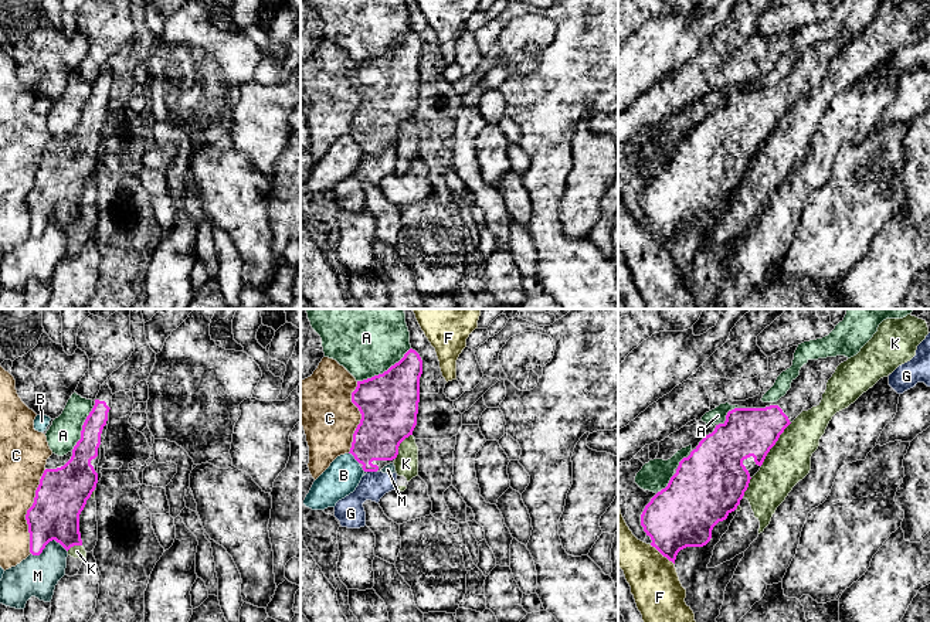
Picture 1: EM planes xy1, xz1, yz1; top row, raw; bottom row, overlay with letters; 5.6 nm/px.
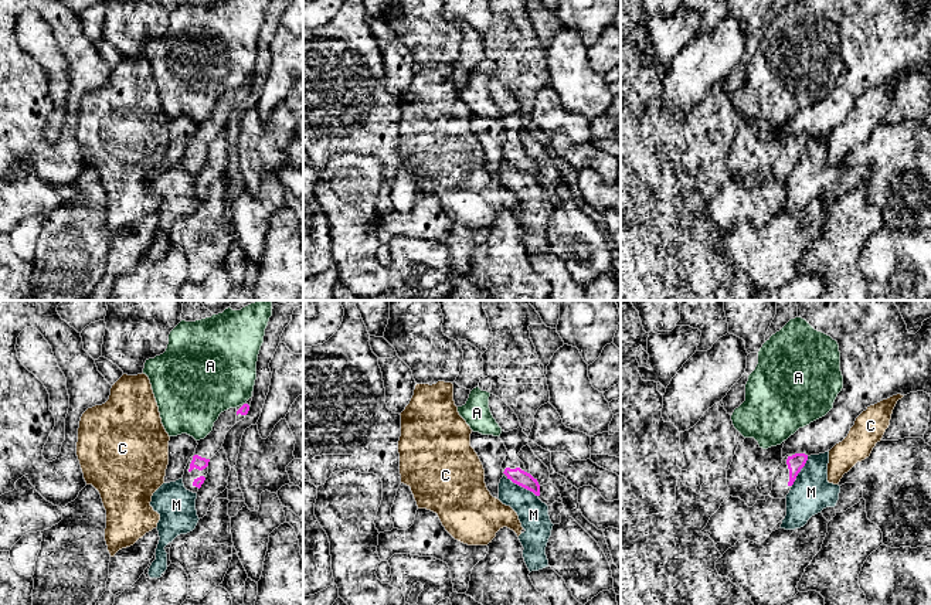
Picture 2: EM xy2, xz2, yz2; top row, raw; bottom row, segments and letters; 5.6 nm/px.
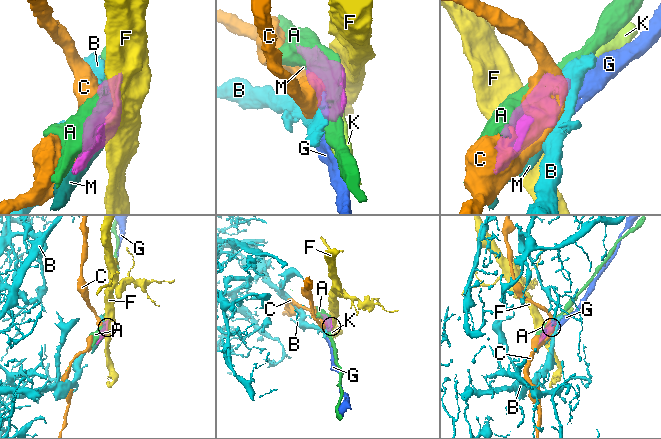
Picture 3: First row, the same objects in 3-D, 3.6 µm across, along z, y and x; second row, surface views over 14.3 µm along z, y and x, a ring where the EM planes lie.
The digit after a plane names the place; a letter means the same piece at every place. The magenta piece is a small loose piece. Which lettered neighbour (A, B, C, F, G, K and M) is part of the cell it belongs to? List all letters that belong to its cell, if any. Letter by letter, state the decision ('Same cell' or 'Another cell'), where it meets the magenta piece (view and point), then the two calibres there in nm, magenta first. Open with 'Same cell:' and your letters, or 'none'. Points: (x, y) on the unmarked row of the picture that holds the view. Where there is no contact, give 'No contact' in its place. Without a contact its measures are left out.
Same cell: none
A: Another cell. Touches magenta at xz1 (384, 54). Thickness 340 nm (magenta) against 340 nm
B: Another cell. Touches magenta at xz1 (355, 140). Thickness 280 nm (magenta) against 200 nm
C: Another cell. Touches magenta at xy1 (27, 194). Thickness 280 nm (magenta) against 240 nm
F: Another cell. Touches magenta at yz1 (662, 237). Thickness 360 nm (magenta) against 280 nm
G: Another cell. Touches magenta at xz1 (372, 153). Thickness 260 nm (magenta) against 160 nm
K: Another cell. Touches magenta at yz1 (774, 126). Thickness 280 nm (magenta) against 240 nm
M: Another cell. Touches magenta at xy1 (48, 224). Thickness 280 nm (magenta) against 240 nm

